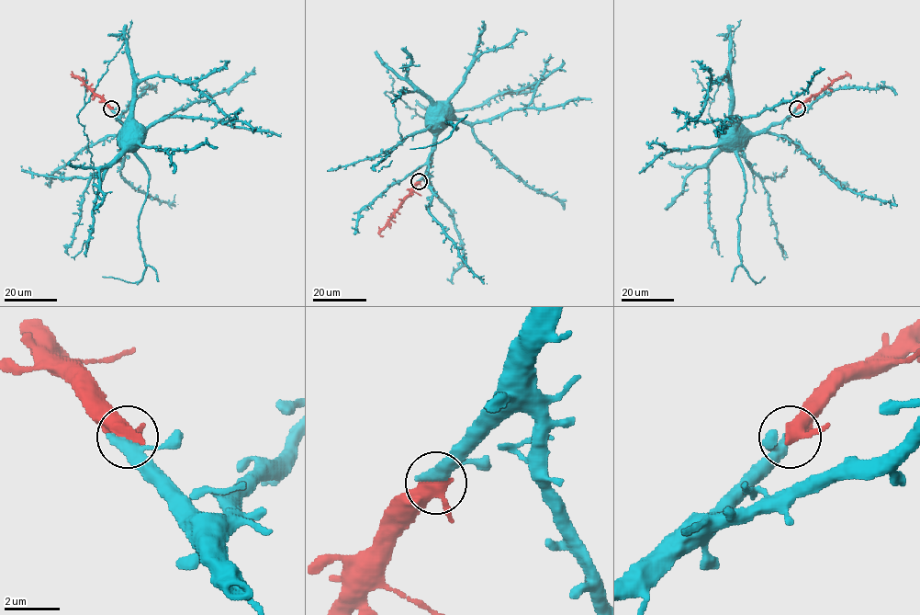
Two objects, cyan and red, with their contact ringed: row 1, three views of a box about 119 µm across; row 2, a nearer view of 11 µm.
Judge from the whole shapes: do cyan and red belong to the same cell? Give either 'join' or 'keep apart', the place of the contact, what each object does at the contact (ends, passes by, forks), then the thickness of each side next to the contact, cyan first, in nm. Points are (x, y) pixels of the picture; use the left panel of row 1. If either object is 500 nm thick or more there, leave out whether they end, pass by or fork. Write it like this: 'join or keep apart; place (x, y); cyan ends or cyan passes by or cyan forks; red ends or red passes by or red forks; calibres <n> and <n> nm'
join; place (111, 108); calibres 500 and 420 nm

